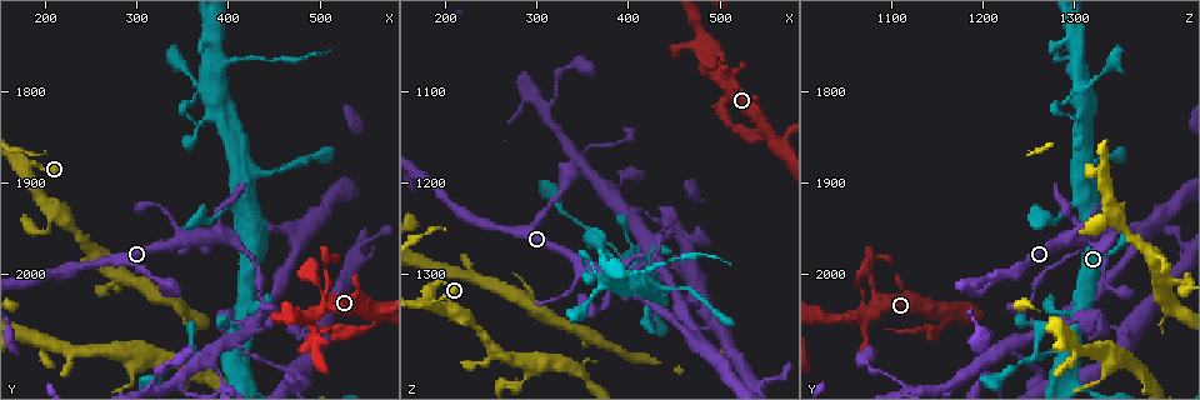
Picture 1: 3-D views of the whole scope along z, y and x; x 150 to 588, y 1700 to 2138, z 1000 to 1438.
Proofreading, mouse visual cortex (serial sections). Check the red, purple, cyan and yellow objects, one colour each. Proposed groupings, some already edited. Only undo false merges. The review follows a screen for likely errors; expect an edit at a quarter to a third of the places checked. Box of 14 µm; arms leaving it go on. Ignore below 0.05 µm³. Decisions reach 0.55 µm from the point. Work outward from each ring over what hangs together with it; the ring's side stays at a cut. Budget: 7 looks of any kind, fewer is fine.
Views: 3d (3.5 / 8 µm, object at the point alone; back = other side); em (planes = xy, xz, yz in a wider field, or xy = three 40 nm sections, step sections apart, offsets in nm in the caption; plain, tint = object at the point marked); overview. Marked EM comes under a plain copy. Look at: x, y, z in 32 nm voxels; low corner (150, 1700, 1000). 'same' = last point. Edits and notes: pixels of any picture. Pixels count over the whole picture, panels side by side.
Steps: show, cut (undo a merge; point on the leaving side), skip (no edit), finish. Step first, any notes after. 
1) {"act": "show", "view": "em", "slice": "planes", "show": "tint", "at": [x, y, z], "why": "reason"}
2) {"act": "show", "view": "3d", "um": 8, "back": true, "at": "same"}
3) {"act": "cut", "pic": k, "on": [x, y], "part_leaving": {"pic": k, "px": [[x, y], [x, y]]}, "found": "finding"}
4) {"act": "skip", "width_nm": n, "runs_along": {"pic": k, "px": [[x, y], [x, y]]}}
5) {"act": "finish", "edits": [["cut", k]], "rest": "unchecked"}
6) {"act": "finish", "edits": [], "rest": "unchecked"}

{"act": "show", "view": "3d", "um": 8, "at": [505, 1990, 1080], "why": "abrupt turn"}

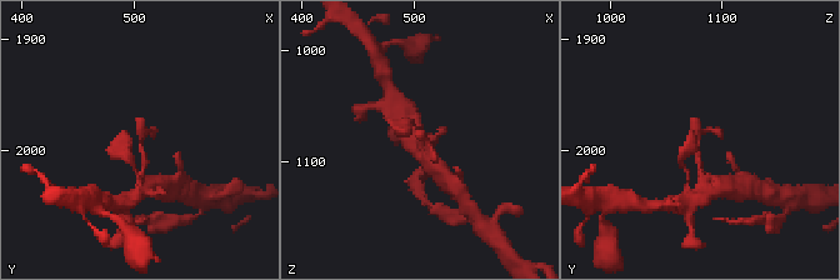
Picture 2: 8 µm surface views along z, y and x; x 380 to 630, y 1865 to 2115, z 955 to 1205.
{"act": "show", "view": "3d", "um": 3.5, "at": [506, 1988, 1078], "why": "zoom in"}

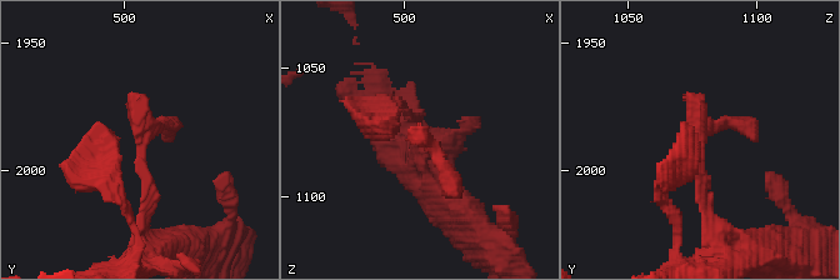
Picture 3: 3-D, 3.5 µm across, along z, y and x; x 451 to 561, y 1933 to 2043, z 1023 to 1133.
{"act": "skip", "runs_along": {"pic": 3, "px": [[709, 214], [703, 130], [741, 123], [758, 141]]}, "found": "continuous, no second cell"}

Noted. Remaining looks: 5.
{"act": "show", "view": "3d", "um": 3.5, "at": [410, 1970, 1310], "why": "thick turns thin"}

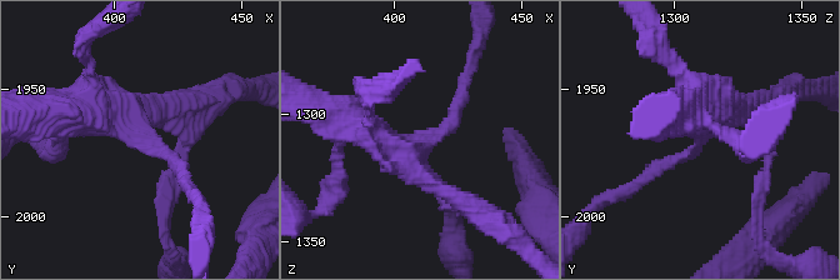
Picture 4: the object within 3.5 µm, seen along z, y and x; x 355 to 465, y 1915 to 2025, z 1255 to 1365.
{"act": "show", "view": "em", "slice": "xy", "step": 2, "show": "tint", "at": [413, 1971, 1311], "arm_widths_nm": [150, 450], "why": "now the EM"}

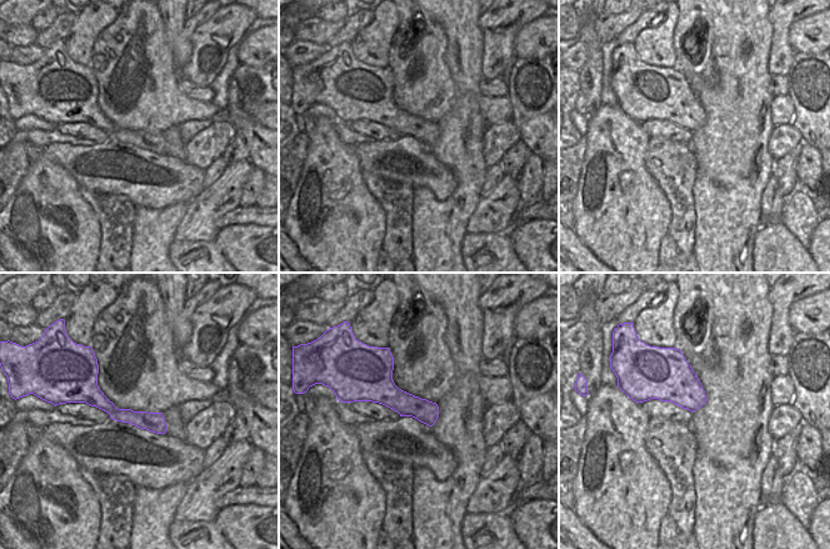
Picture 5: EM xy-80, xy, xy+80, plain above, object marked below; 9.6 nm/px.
{"act": "skip", "found": "all the same cell"}

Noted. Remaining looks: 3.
{"act": "show", "view": "3d", "um": 3.5, "at": [180, 1880, 1335], "why": "three arms meet"}

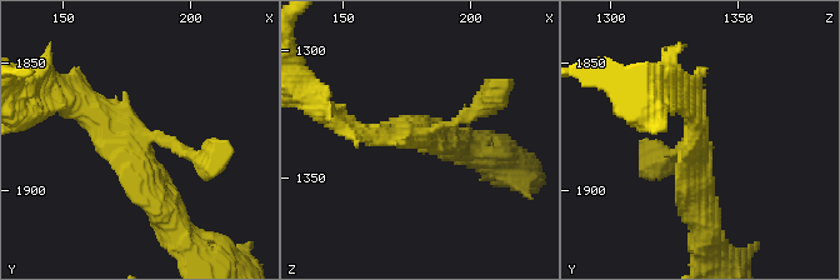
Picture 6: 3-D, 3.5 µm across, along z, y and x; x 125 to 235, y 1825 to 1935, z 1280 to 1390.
{"act": "show", "view": "em", "slice": "xy", "step": 2, "show": "tint", "at": [181, 1882, 1335], "why": "need the tissue"}

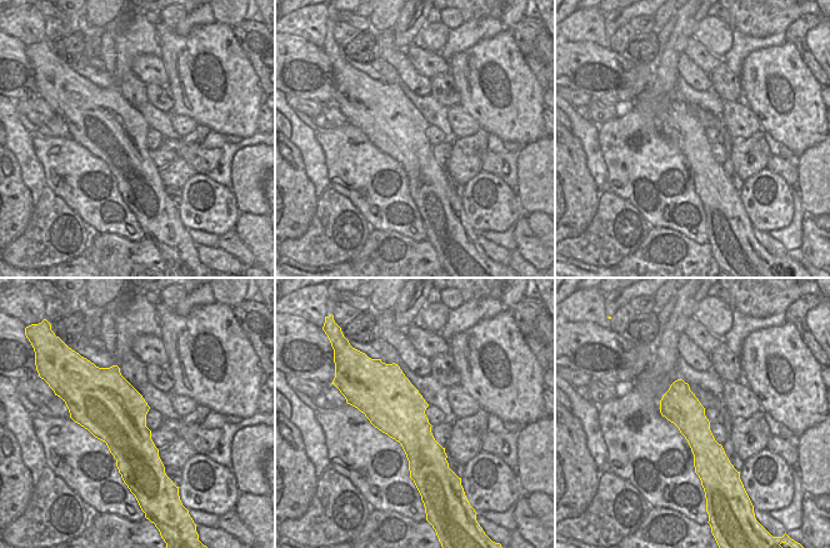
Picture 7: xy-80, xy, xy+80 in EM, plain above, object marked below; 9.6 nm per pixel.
{"act": "skip", "runs_along": {"pic": 6, "px": [[660, 156], [695, 138], [704, 218]]}, "found": "one cell here"}

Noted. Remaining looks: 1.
{"act": "finish", "edits": [], "rest": "unchecked"}

